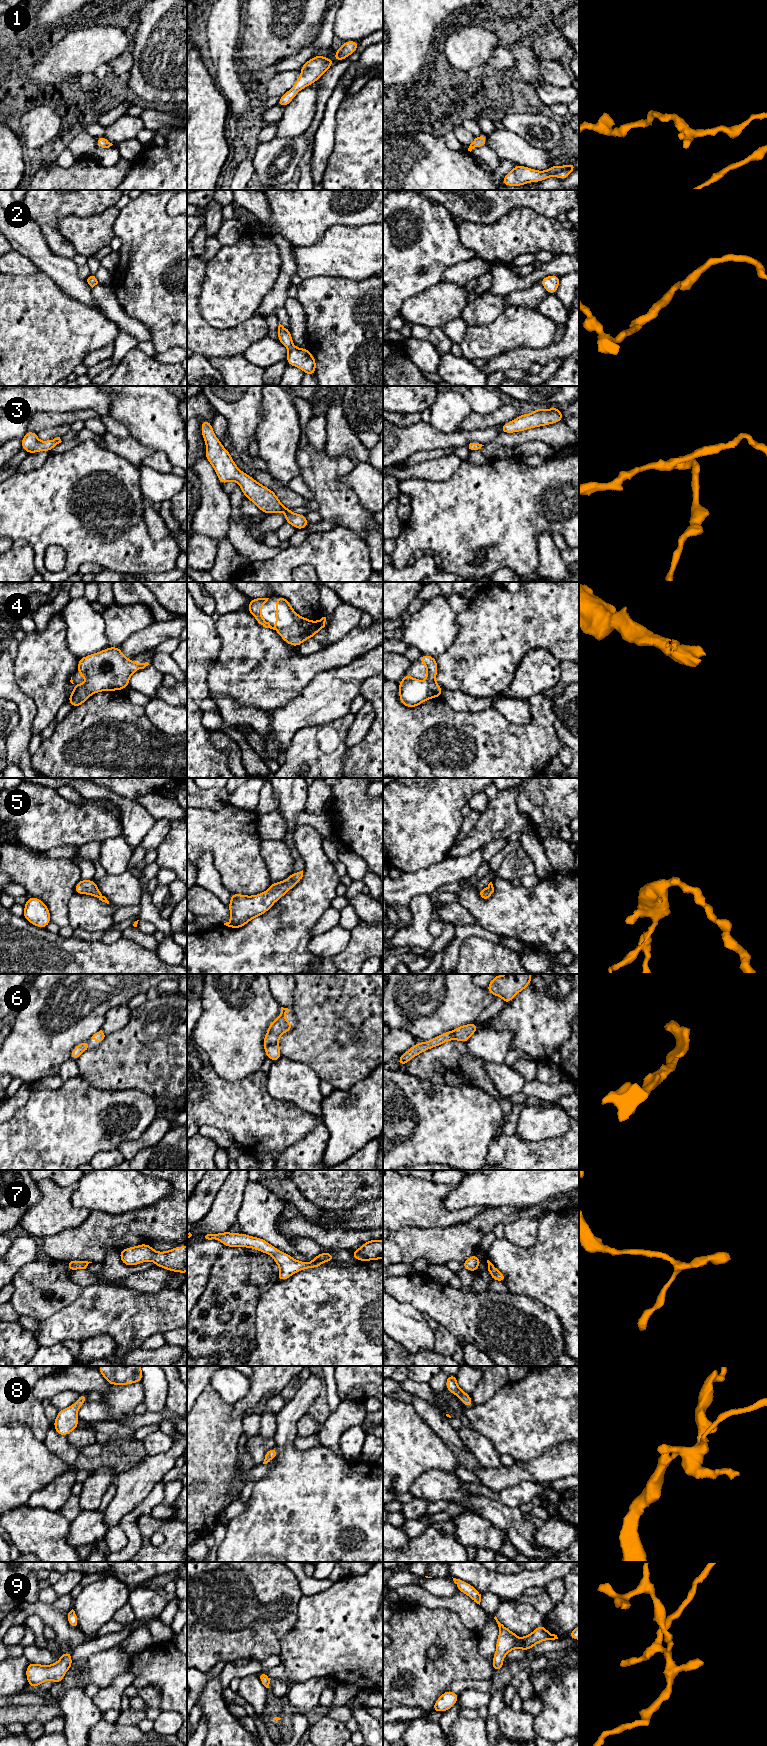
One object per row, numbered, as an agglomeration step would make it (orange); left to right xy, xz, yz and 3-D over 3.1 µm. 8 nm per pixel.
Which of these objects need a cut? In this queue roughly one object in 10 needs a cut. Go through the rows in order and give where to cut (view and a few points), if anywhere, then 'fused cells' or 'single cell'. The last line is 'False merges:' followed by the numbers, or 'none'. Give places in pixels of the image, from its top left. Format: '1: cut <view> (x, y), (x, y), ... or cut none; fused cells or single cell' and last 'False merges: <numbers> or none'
1: cut none; single cell
2: cut none; single cell
3: cut none; single cell
4: cut none; single cell
5: cut none; single cell
6: cut none; single cell
7: cut none; single cell
8: cut none; single cell
9: cut none; single cell
False merges: none

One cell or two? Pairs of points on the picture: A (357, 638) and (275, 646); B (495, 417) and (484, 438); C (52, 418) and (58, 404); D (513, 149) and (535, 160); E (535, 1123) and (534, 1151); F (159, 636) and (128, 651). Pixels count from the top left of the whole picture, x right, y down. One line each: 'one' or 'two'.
A: one
B: two
C: two
D: one
E: two
F: one

